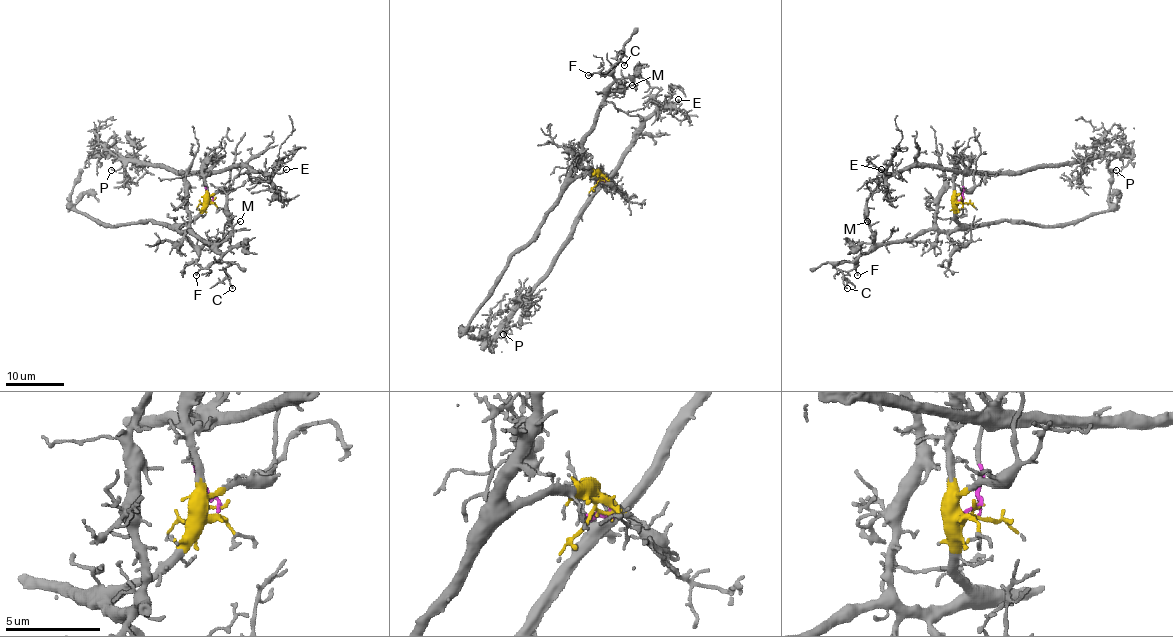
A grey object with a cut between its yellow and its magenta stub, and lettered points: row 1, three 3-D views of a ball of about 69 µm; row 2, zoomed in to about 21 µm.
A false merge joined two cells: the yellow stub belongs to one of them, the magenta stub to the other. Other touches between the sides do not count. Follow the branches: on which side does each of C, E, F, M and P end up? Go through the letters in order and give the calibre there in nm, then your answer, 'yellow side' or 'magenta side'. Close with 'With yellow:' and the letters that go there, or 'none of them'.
C: 130 nm | yellow side
E: 120 nm | magenta side
F: 130 nm | yellow side
M: 90 nm | yellow side
P: 130 nm | magenta side
With yellow: C, F, M

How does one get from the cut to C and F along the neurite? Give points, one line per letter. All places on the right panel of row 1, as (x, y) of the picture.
C: (962, 202), (957, 208), (955, 229), (920, 230), (906, 240), (884, 243), (837, 264), (847, 288)
F: (962, 202), (957, 208), (958, 226), (955, 229), (920, 230), (906, 240), (869, 249), (856, 261), (858, 275)

